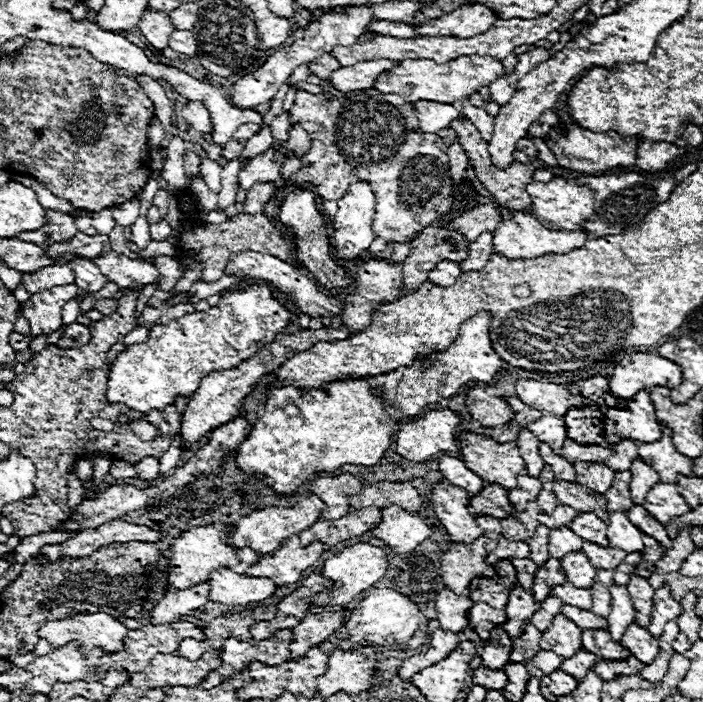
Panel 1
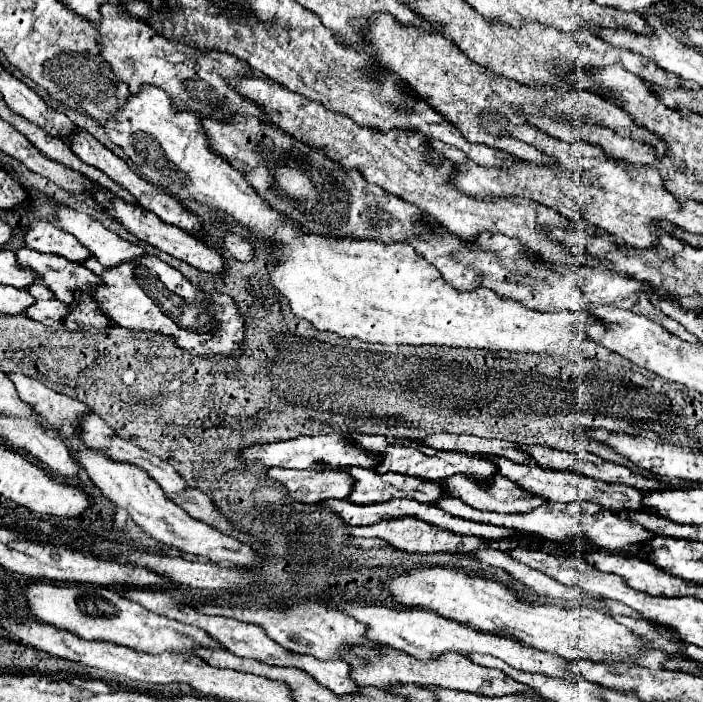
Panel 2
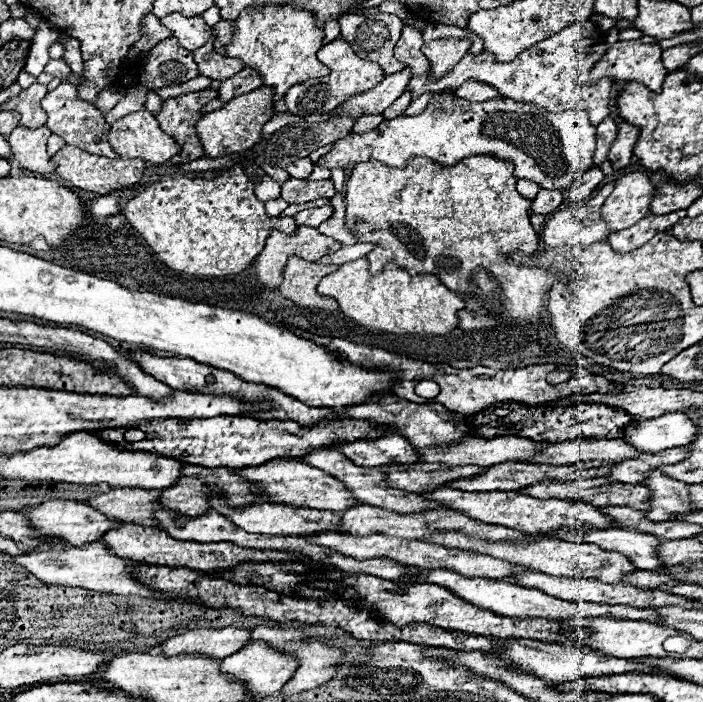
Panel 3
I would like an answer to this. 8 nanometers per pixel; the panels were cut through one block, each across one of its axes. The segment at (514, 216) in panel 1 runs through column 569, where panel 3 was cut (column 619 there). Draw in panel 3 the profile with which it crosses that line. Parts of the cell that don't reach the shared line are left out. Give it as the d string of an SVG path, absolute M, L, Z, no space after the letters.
M678 210L666 216L644 216L640 222L636 222L634 226L626 228L626 230L618 230L612 232L608 236L608 244L612 246L612 250L616 252L630 252L640 248L642 244L646 244L652 236L656 236L656 232L668 232L680 218L686 216L686 210Z

